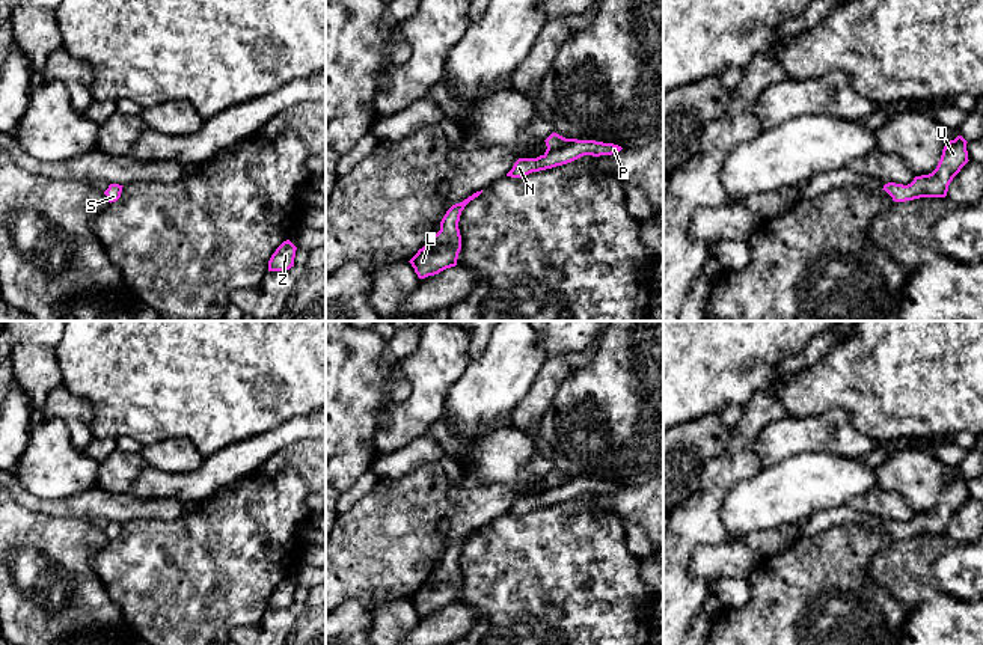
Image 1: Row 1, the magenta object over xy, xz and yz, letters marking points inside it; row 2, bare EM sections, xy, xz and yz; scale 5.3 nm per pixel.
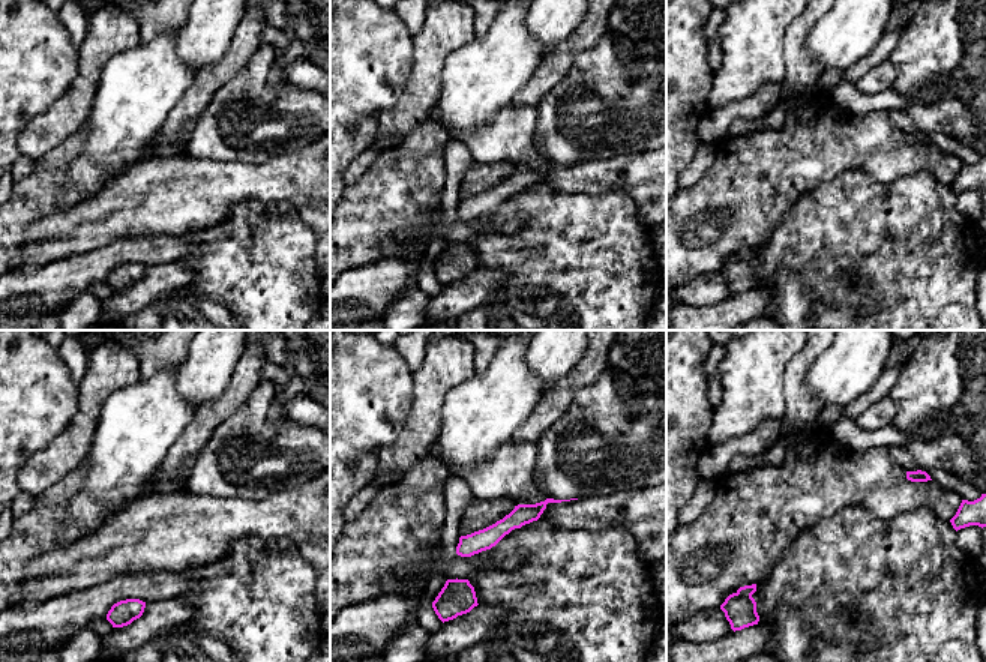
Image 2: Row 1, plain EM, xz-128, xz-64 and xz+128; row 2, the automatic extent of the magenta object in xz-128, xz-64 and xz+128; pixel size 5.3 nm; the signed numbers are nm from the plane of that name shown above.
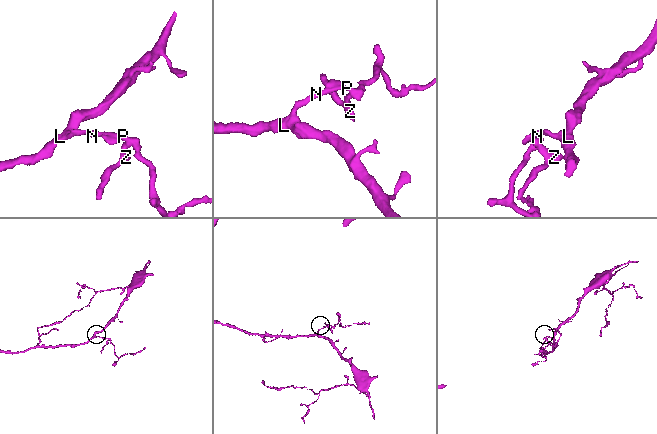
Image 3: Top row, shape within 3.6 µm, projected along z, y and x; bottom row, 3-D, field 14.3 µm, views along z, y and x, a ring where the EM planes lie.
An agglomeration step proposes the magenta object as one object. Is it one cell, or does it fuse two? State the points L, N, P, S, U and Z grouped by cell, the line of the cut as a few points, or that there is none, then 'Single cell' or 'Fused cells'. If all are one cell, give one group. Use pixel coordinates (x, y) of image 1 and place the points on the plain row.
Groups: L N P S U Z. No split. Single cell

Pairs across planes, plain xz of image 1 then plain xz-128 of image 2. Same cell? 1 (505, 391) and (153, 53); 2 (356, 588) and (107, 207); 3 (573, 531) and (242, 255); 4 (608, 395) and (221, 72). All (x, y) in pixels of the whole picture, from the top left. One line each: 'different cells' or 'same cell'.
1: same cell
2: different cells
3: same cell
4: different cells

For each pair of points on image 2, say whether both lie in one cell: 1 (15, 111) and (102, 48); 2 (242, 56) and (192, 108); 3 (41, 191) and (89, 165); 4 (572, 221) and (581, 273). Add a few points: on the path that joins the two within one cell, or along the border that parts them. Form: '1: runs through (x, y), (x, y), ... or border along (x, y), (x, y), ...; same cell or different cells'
1: border along (78, 48), (78, 74), (60, 98); different cells
2: runs through (228, 66), (200, 95); same cell
3: border along (84, 144), (69, 167), (68, 182), (89, 198); different cells
4: runs through (572, 234), (572, 252), (577, 260); same cell

